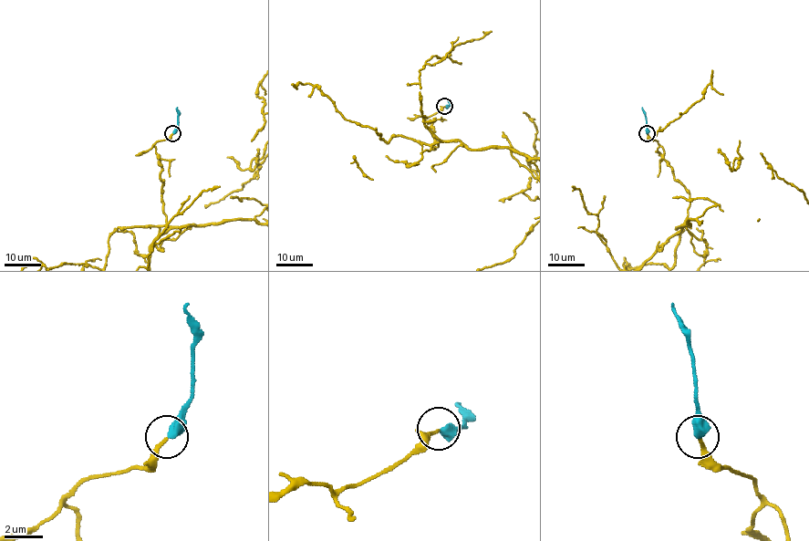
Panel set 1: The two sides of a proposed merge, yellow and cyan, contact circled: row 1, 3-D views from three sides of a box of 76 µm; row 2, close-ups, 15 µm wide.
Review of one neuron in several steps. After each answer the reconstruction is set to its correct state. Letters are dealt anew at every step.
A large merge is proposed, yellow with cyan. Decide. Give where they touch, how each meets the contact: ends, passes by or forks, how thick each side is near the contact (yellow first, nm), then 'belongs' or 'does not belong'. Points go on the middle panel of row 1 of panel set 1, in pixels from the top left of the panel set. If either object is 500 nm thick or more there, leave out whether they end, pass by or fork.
(444, 106) | 170/500 nm | belongs

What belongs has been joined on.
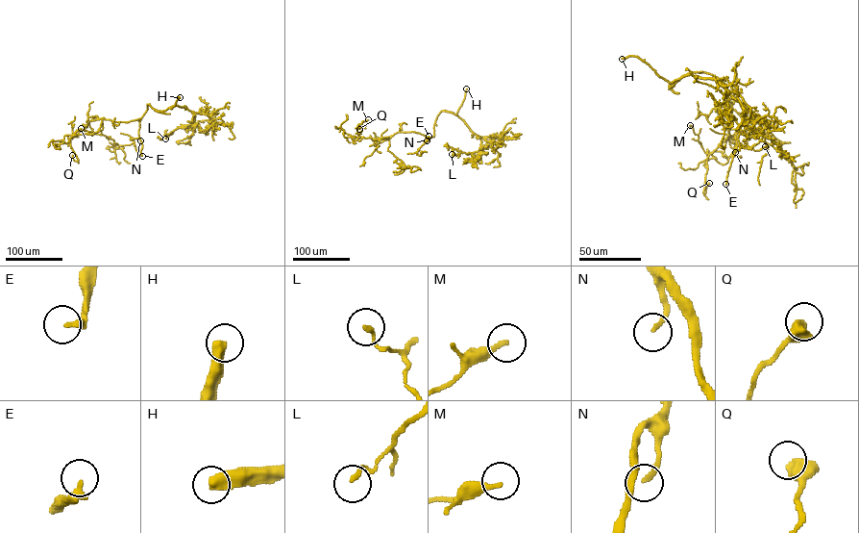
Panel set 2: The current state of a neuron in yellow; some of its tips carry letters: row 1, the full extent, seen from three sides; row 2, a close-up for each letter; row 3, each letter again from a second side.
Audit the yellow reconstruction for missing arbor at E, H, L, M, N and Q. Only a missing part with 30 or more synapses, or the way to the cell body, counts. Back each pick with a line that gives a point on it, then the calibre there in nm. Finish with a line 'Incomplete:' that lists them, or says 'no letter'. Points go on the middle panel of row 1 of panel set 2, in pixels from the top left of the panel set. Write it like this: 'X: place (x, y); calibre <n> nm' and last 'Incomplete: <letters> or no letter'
E: place (429, 136); calibre 240 nm
H: place (466, 88); calibre 500 nm
N: place (427, 140); calibre 170 nm
Incomplete: E, H, N

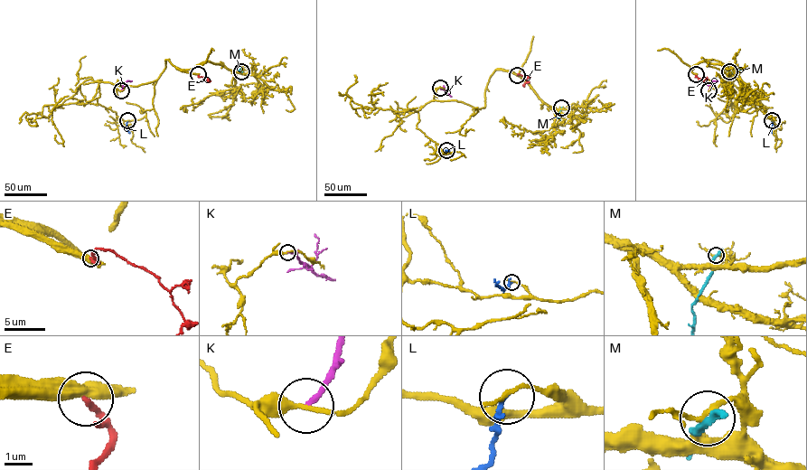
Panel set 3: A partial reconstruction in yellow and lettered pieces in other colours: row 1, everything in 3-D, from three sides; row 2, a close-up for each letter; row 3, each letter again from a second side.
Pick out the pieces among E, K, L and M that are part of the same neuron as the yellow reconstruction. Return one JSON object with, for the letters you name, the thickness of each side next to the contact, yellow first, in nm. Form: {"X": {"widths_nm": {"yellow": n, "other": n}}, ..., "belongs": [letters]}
{"belongs": []}

